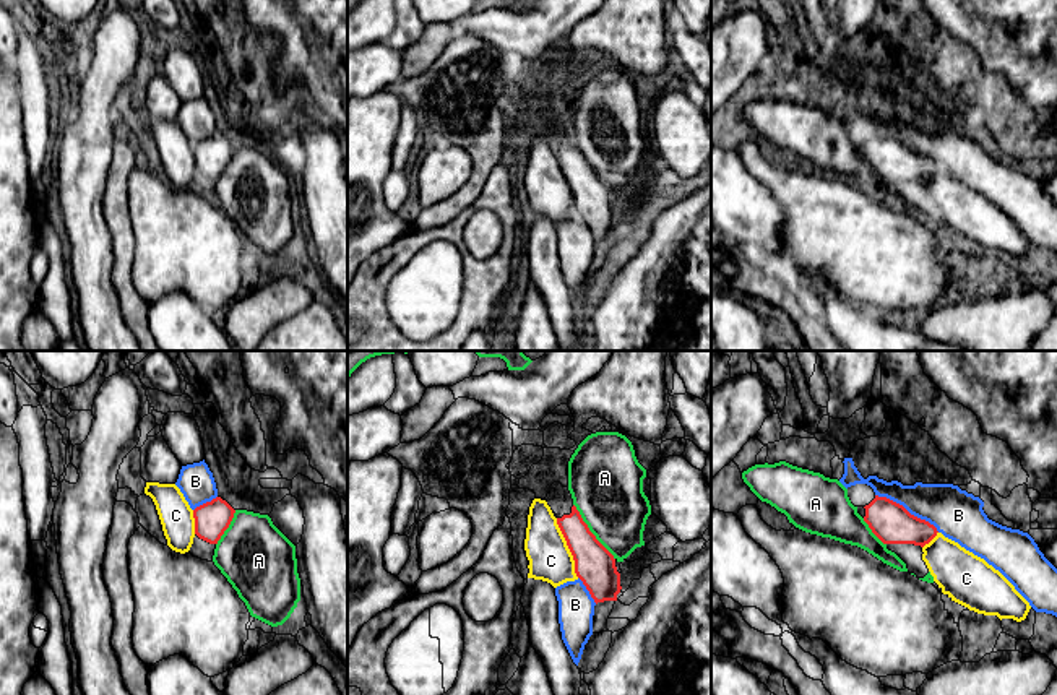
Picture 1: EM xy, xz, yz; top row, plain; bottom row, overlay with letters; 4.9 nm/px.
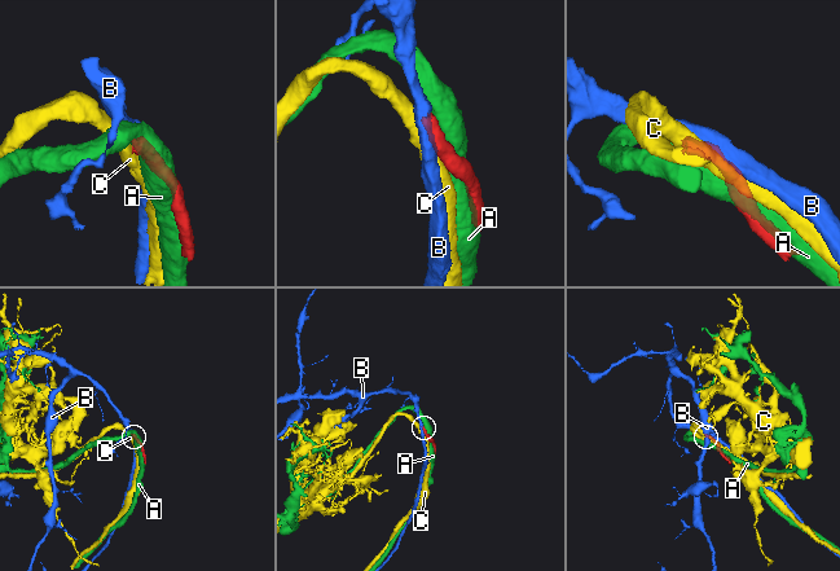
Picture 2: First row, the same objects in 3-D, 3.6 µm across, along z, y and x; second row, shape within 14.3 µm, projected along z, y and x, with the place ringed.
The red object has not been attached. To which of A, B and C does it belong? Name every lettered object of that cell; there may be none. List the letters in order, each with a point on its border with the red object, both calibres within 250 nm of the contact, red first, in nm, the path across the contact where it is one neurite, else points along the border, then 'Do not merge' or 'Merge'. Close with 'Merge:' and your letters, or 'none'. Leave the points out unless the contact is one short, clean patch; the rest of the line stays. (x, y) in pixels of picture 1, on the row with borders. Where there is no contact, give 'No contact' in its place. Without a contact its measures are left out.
A: Touches red at xz (590, 531). Thickness 200 nm (red) against 360 nm. Do not merge
B: Touches red at yz (906, 510). Thickness 200 nm (red) against 240 nm. Do not merge
C: Touches red at xz (569, 548). Thickness 200 nm (red) against 220 nm. Do not merge
Merge: none

